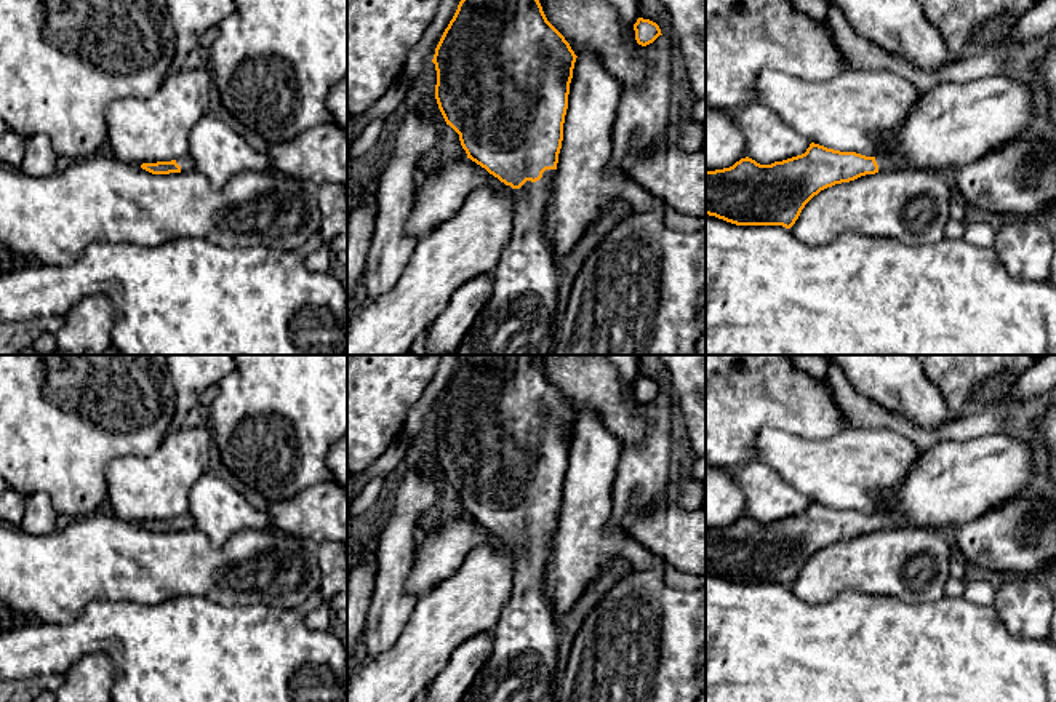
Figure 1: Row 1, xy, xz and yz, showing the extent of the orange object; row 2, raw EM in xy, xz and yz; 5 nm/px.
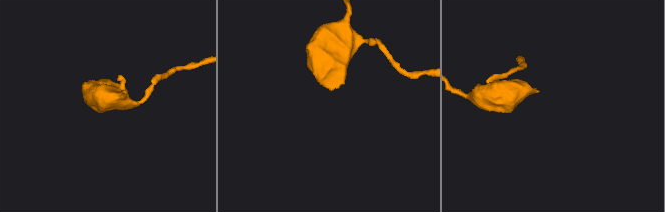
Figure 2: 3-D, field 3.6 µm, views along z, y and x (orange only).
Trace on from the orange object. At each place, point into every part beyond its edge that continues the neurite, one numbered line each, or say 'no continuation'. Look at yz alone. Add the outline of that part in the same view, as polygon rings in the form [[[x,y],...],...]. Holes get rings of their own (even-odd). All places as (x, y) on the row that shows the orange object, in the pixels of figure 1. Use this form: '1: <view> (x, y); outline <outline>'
1: yz (885, 162); outline [[[875,155],[875,162],[878,165],[878,171],[896,171],[896,170],[904,170],[910,168],[907,160],[904,157],[898,155]]]

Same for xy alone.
1: xy (186, 162); outline [[[189,154],[176,158],[176,163],[181,166],[181,171],[195,170],[195,162]]]

